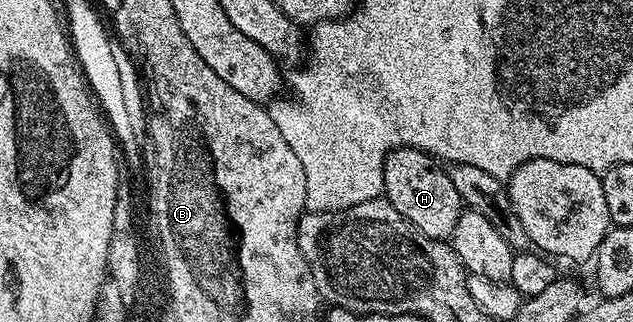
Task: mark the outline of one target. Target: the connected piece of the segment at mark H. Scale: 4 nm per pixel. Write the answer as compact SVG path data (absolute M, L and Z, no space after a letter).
M398 145L383 164L383 196L393 205L395 212L411 220L423 236L438 240L452 239L463 203L459 192L455 192L455 184L451 184L448 169L433 155L413 146Z

